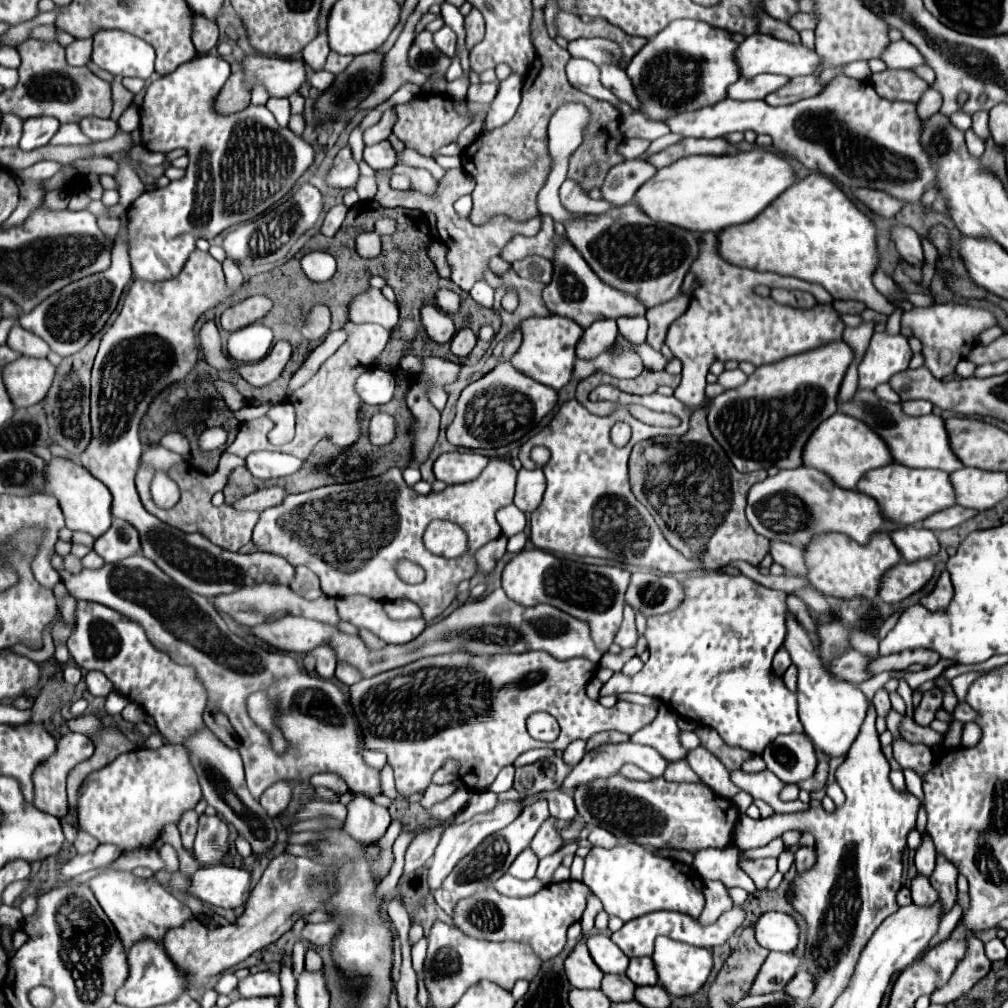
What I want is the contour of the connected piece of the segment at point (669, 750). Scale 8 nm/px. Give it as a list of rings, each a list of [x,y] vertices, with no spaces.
[[[663,704],[663,708],[659,708],[657,718],[649,726],[635,732],[631,740],[637,744],[647,744],[655,748],[663,758],[675,762],[687,756],[687,750],[679,744],[677,734],[679,734],[677,716],[673,710],[669,710],[667,704]]]

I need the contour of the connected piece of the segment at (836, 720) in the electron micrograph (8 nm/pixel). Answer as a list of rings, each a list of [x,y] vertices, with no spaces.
[[[791,612],[785,614],[785,626],[787,634],[783,648],[789,652],[793,664],[799,670],[797,700],[799,700],[799,718],[803,722],[805,734],[813,740],[815,748],[821,754],[829,758],[845,756],[849,746],[859,734],[859,728],[867,716],[867,708],[871,702],[855,684],[847,684],[845,680],[835,680],[835,676],[827,672],[827,666],[821,662],[811,636],[807,636],[807,630],[803,628],[803,624],[799,624],[799,620],[795,620],[795,616],[791,616]]]

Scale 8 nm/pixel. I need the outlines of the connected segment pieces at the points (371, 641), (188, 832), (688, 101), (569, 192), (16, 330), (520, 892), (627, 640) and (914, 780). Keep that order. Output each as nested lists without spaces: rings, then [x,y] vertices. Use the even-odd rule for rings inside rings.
[[[359,628],[359,636],[367,642],[367,646],[371,646],[371,648],[381,648],[385,642],[377,636],[377,634],[373,634],[371,630],[367,630],[367,628]]]
[[[191,810],[191,812],[185,812],[177,824],[177,828],[181,832],[183,846],[187,852],[193,852],[193,840],[197,834],[197,820],[199,820],[199,814],[195,810]]]
[[[671,22],[641,48],[625,70],[643,104],[643,114],[651,120],[665,120],[721,102],[727,96],[727,86],[739,78],[737,64],[733,62],[735,48],[737,44],[731,40],[729,32],[709,26],[707,22]]]
[[[565,180],[559,188],[559,198],[567,204],[565,208],[571,212],[571,214],[601,214],[601,212],[607,212],[613,208],[613,204],[607,204],[603,200],[591,200],[583,188],[575,182],[575,180]]]
[[[15,324],[9,332],[7,346],[21,356],[33,356],[33,358],[45,358],[49,352],[49,346],[35,334],[23,330],[19,324]]]
[[[509,874],[501,876],[497,882],[491,884],[499,894],[505,894],[505,896],[531,896],[535,892],[539,892],[543,888],[543,884],[539,880],[517,880],[517,878],[511,878]]]
[[[631,606],[625,608],[625,618],[623,624],[615,636],[615,644],[619,644],[621,648],[631,648],[637,644],[637,630],[635,630],[635,610]]]
[[[905,770],[905,780],[907,780],[907,788],[911,794],[915,794],[921,800],[921,812],[923,812],[923,788],[921,788],[921,778],[913,772],[913,770]]]

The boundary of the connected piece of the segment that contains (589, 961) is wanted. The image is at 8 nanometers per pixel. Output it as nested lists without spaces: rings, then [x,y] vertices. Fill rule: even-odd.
[[[579,940],[571,954],[563,962],[565,976],[573,988],[599,988],[603,972],[595,968],[595,962],[587,950],[585,940]]]

